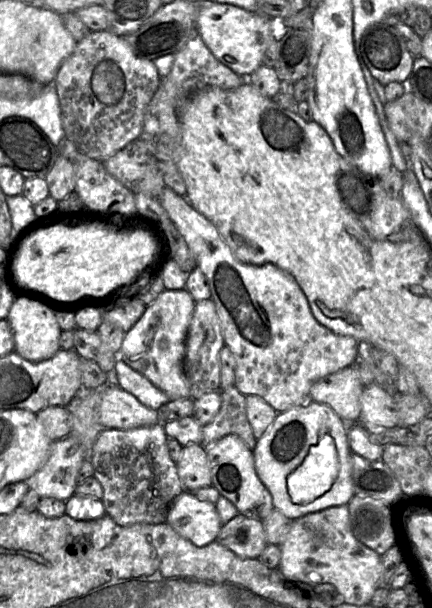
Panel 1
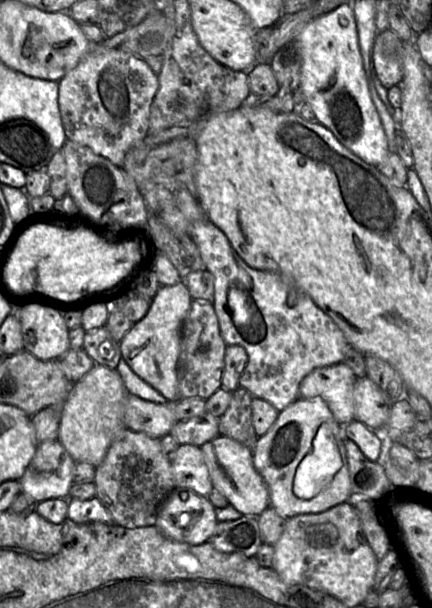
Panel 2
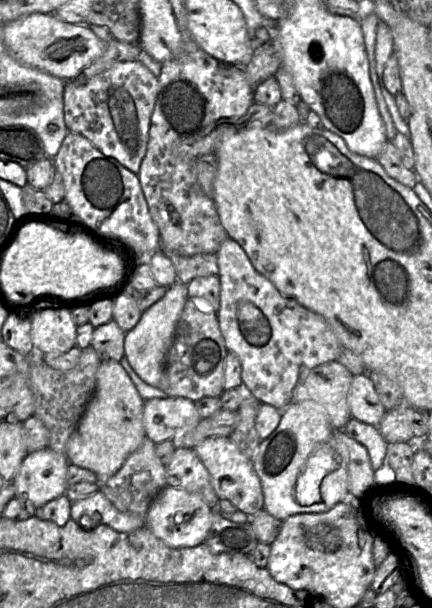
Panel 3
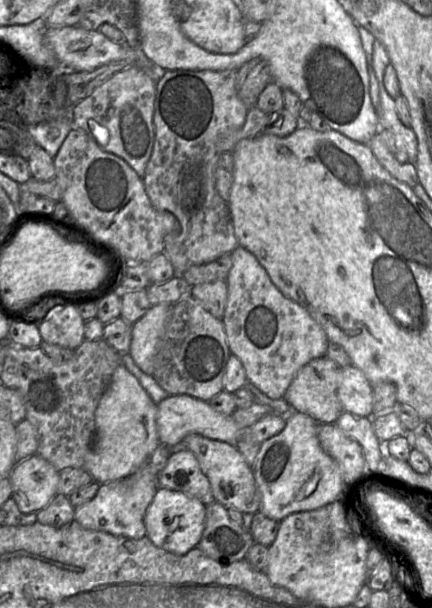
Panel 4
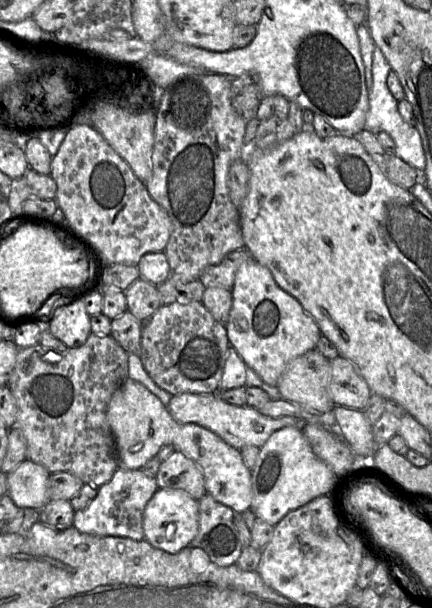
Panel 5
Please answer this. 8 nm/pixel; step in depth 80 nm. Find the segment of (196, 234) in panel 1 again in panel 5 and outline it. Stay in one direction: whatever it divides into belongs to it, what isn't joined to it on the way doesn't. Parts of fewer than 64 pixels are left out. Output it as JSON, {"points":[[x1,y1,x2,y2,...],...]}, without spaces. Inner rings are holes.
{"points":[[253,257,238,268,231,292,232,306,225,325,230,346,237,350,245,364,254,370,264,383,276,387,291,361,316,348,321,337,320,329,299,301,280,288,271,271]]}

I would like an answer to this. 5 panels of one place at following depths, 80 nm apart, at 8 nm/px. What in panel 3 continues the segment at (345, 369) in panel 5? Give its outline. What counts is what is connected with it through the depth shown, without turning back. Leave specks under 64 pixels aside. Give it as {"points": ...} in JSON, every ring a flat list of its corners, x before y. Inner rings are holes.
{"points":[[368,373,353,377,349,392,351,416,361,422,378,426,386,409,381,403]]}

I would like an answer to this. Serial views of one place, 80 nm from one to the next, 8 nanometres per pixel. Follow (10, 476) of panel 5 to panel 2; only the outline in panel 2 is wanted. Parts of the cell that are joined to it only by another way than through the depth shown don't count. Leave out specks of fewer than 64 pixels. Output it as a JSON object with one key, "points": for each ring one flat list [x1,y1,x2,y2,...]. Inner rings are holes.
{"points":[[56,439,40,443,19,479,22,493,36,502,68,498,77,463]]}

